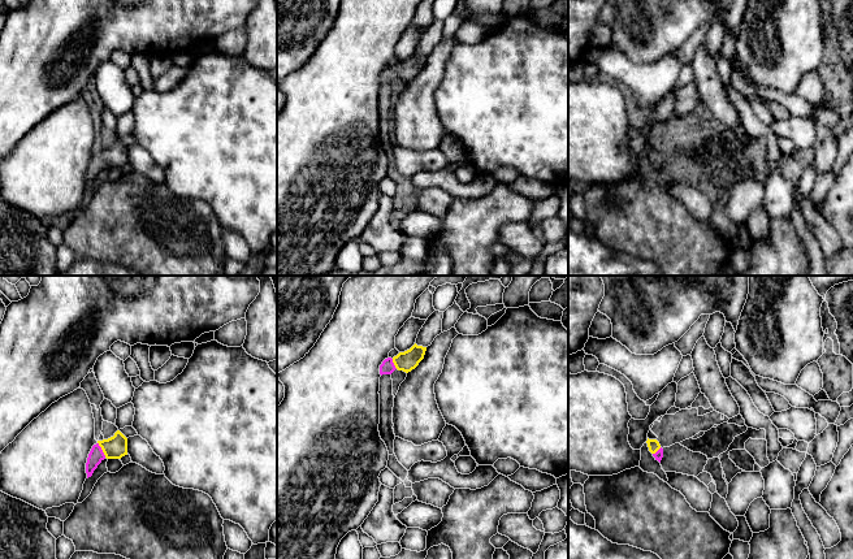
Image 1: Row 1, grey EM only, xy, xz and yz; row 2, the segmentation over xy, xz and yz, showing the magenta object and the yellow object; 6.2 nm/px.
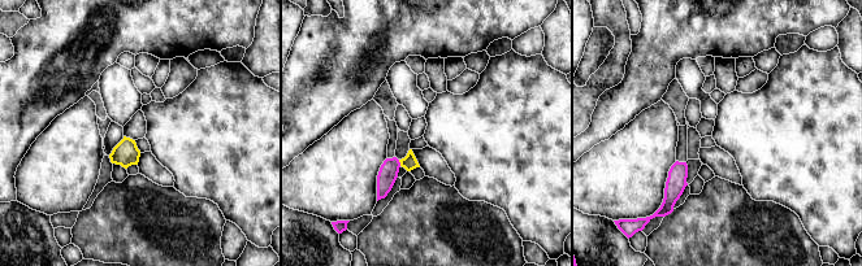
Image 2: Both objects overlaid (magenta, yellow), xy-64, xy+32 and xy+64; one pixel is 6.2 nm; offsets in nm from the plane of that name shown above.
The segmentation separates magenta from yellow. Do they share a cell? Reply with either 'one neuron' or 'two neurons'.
one neuron

